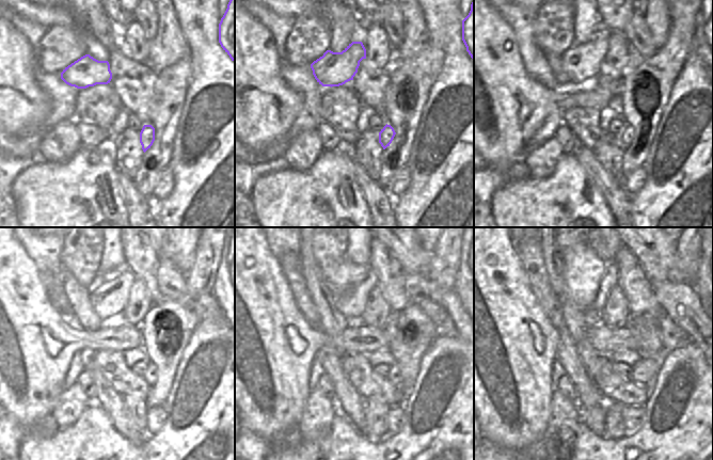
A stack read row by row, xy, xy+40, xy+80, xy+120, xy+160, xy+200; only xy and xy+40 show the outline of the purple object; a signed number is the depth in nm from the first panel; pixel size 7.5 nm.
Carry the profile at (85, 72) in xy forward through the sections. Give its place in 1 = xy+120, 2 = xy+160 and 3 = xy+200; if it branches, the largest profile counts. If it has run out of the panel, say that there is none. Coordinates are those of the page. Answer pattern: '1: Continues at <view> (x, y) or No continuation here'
1: Continues at xy+120 (109, 299)
2: Continues at xy+160 (351, 302)
3: Continues at xy+200 (609, 281)

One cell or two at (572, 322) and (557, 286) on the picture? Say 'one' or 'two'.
one

